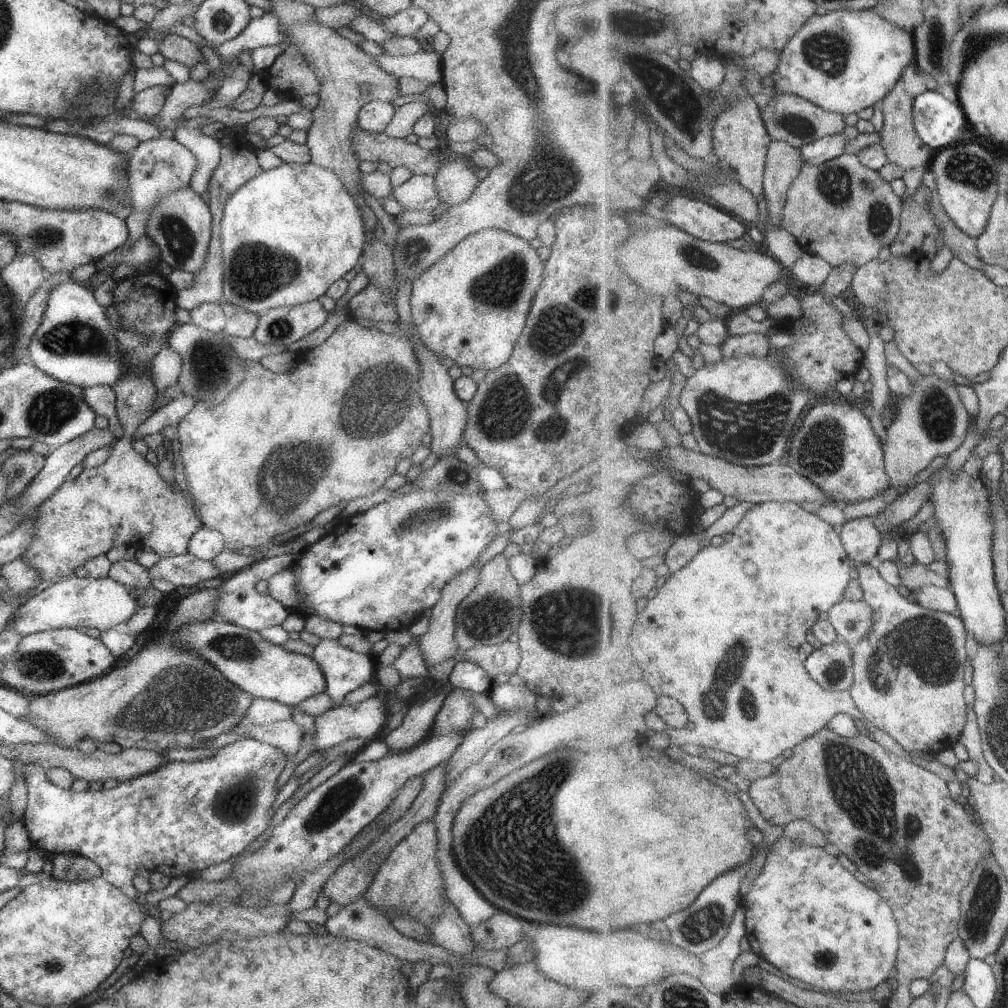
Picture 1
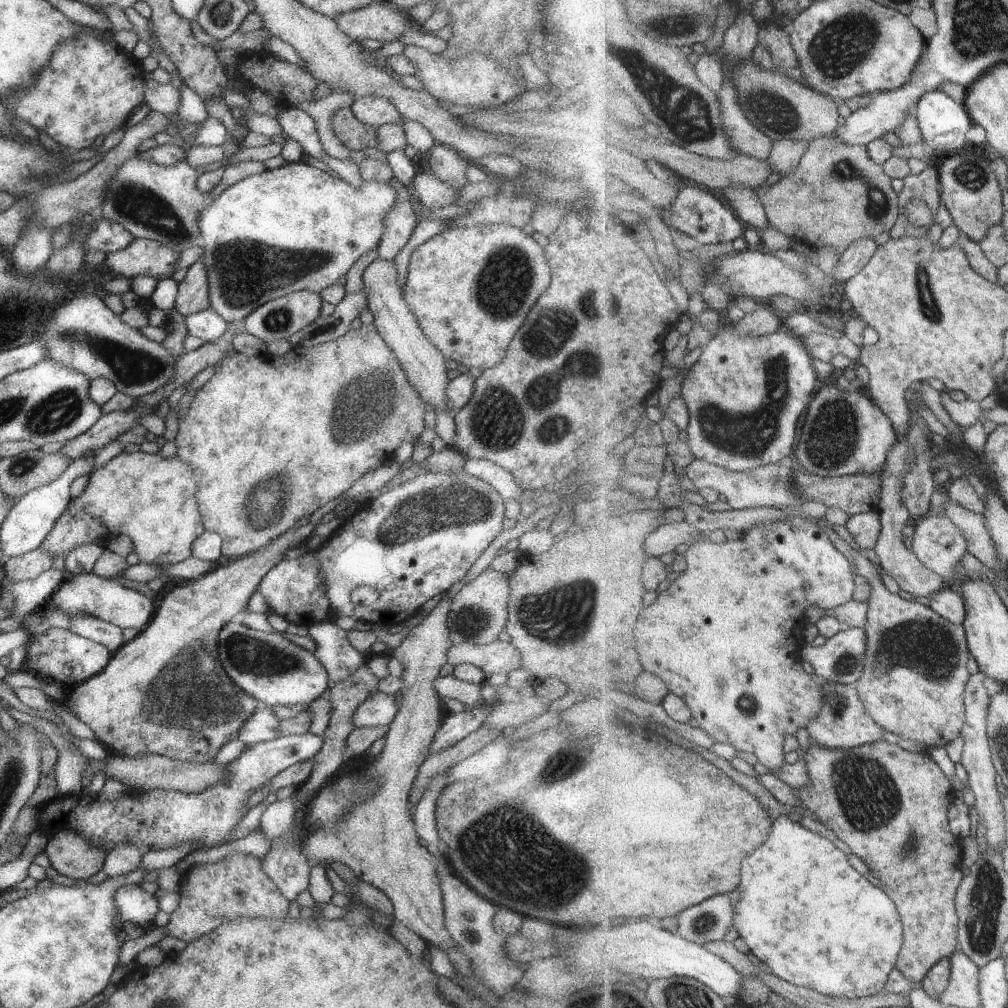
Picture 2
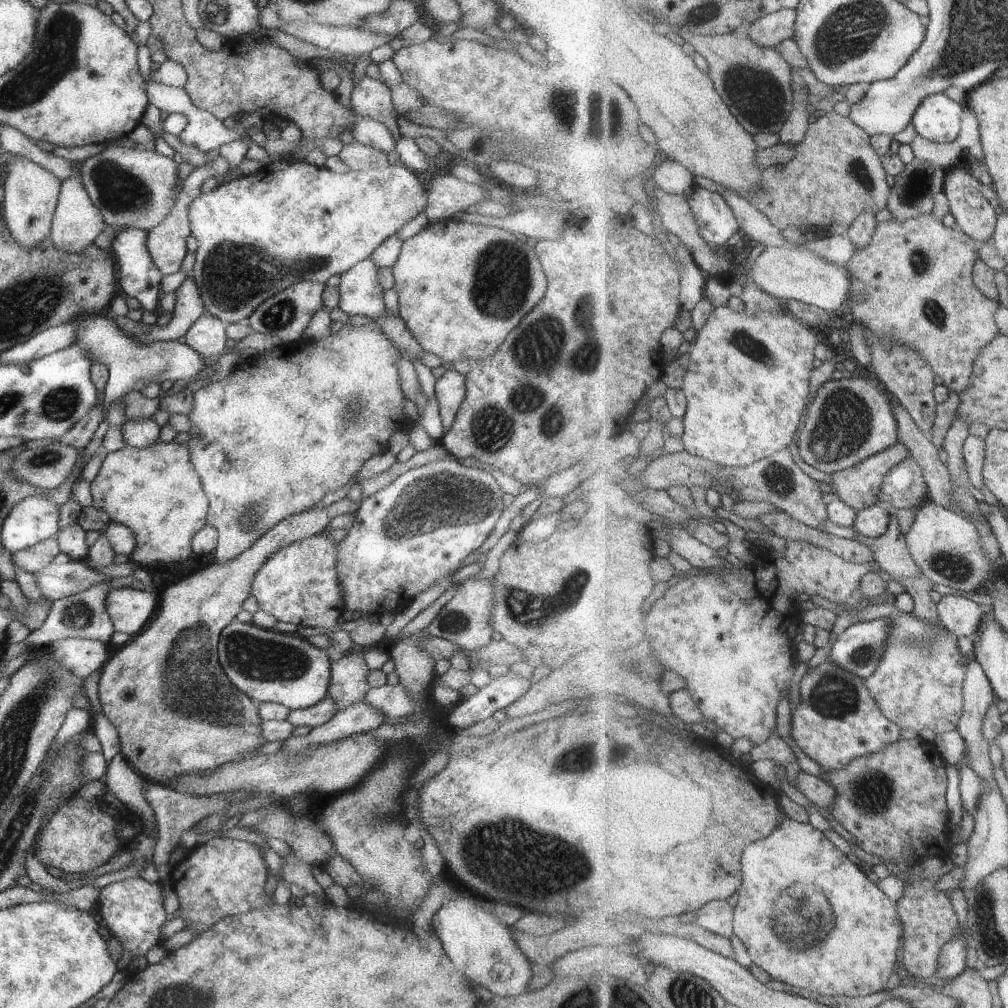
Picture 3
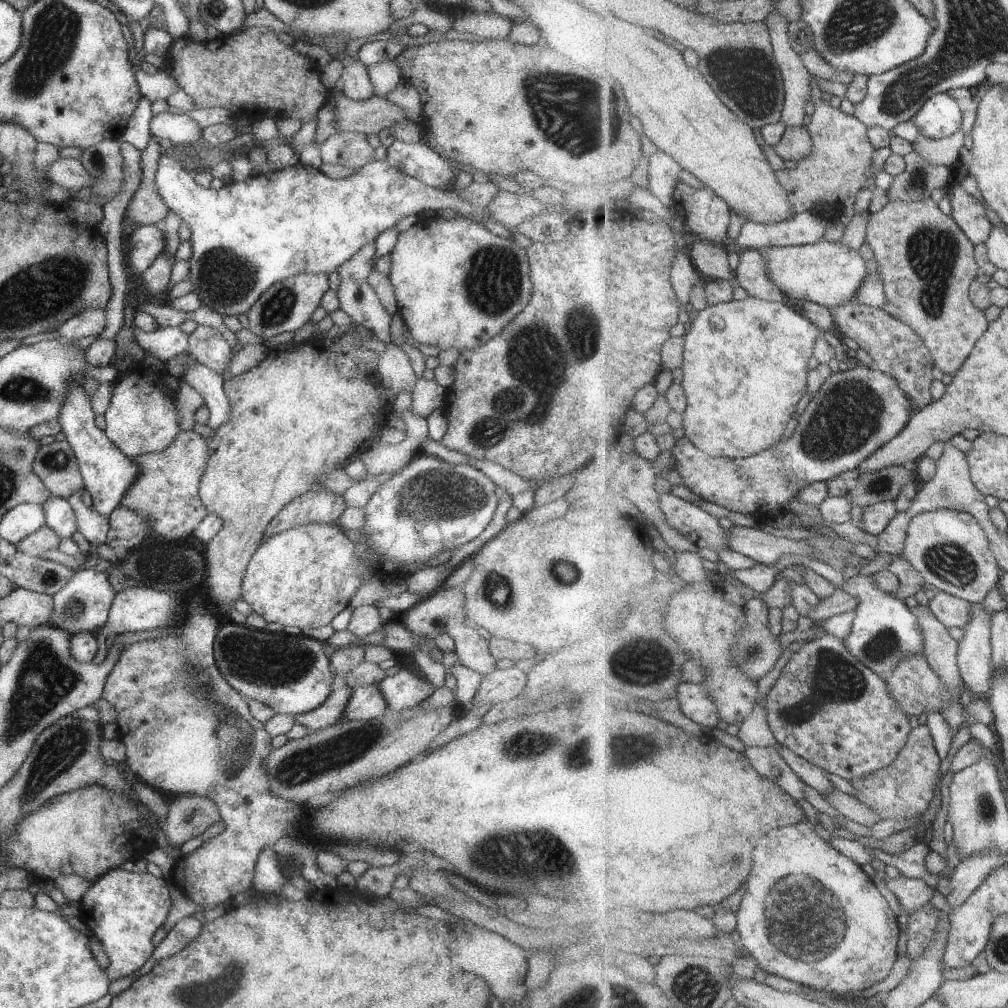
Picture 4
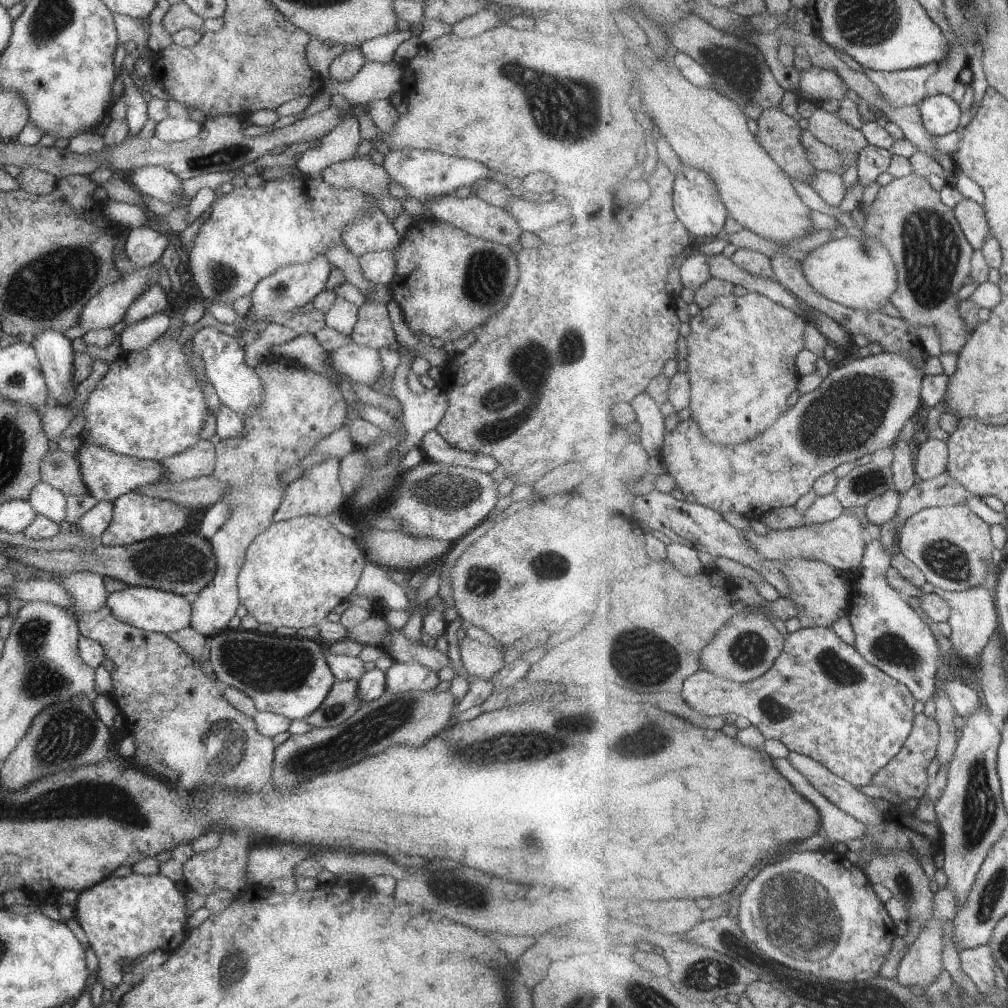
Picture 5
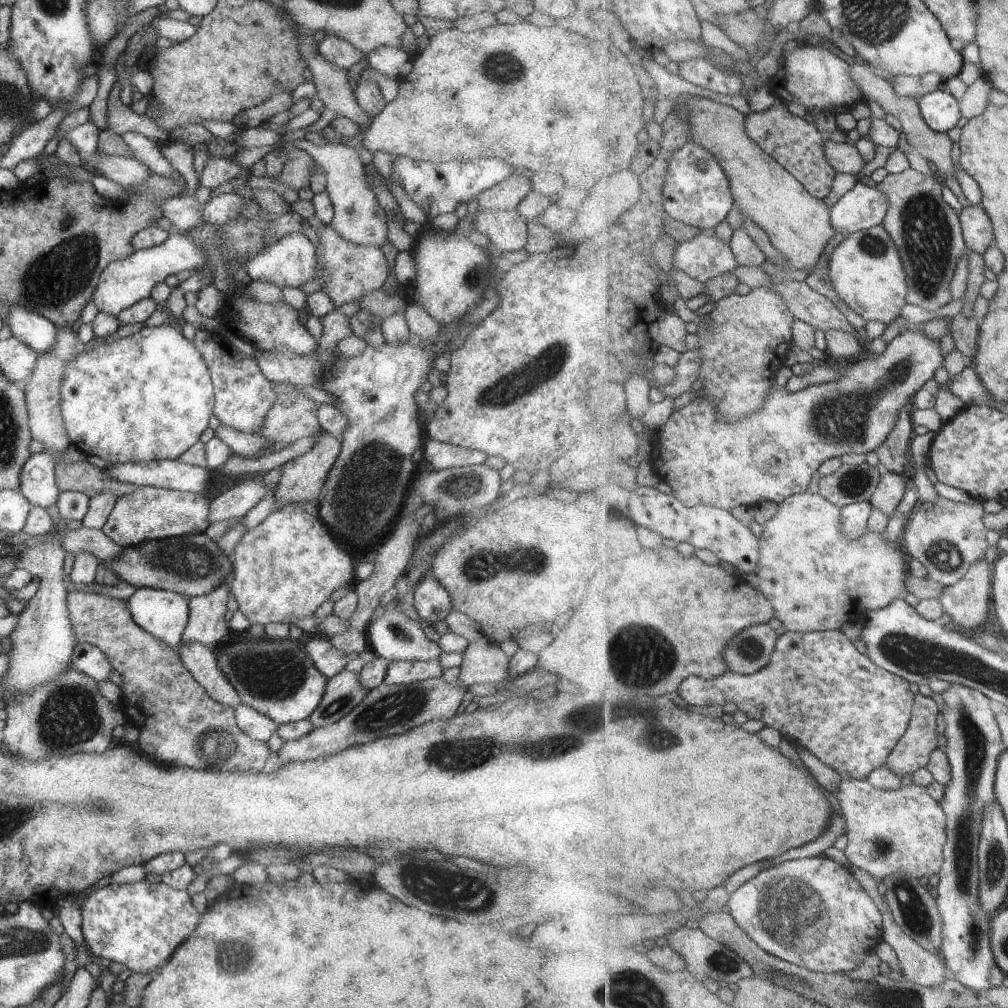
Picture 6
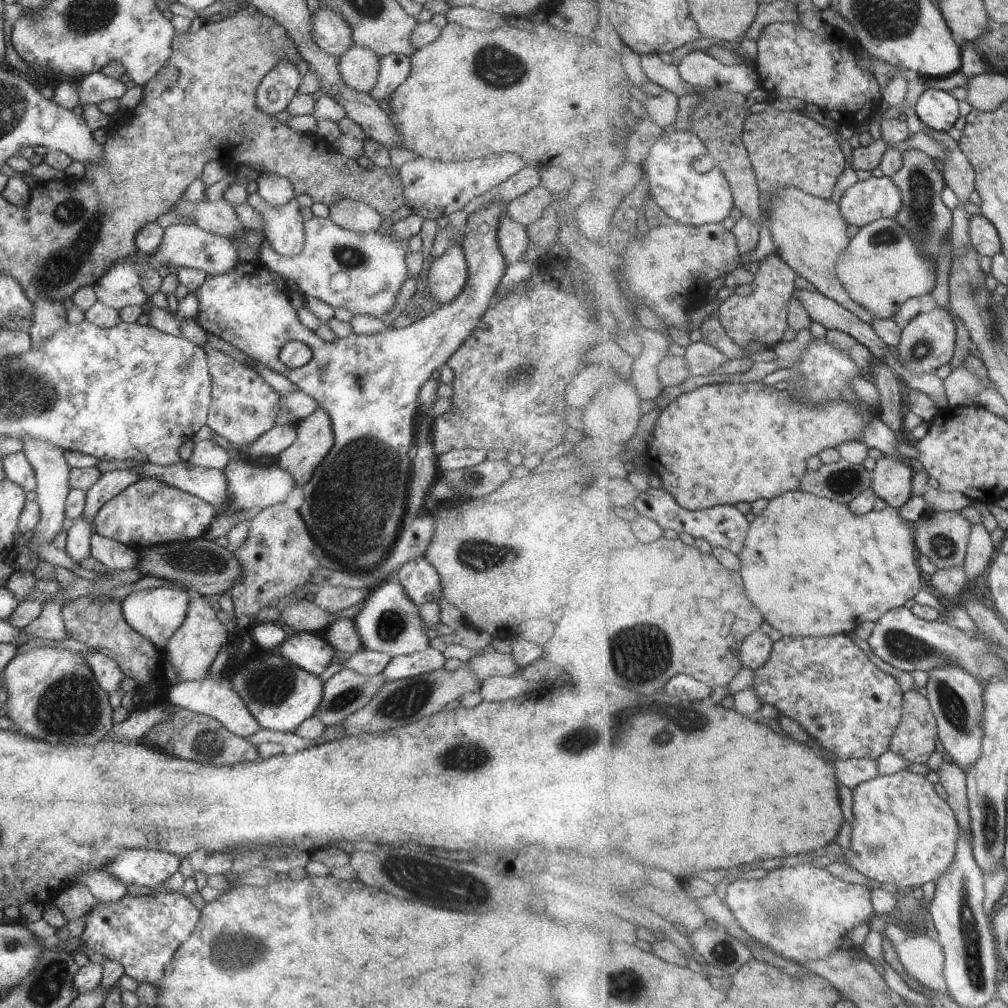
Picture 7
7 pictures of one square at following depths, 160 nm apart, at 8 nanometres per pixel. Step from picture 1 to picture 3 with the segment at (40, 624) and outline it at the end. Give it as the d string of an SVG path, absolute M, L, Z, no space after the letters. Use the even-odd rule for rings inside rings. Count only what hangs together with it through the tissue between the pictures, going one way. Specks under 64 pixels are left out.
M131 588L110 589L105 597L105 608L114 632L135 636L145 622L153 616L157 605L155 592L132 590Z

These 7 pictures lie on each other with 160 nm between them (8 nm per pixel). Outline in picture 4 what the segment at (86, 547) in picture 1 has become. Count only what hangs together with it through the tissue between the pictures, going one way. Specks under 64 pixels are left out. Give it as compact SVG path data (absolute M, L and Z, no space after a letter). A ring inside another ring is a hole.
M193 431L179 432L165 450L131 458L131 462L137 466L137 476L123 492L119 504L145 516L149 520L149 530L153 537L166 541L182 541L190 537L193 528L208 514L197 496L199 478L205 472L208 456L204 438Z

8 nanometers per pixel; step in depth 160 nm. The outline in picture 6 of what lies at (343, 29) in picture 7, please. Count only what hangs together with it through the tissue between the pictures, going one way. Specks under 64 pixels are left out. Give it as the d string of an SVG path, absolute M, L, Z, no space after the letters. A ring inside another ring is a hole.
M325 35L316 48L328 63L349 73L352 73L354 64L361 61L363 56L360 50L346 40L333 35Z

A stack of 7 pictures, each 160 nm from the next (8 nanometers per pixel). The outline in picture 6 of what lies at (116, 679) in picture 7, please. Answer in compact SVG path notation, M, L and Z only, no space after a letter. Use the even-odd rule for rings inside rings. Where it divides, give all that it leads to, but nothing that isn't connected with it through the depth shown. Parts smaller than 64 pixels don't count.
M75 643L70 655L70 666L77 672L90 676L95 682L107 680L112 668L102 650L89 643Z

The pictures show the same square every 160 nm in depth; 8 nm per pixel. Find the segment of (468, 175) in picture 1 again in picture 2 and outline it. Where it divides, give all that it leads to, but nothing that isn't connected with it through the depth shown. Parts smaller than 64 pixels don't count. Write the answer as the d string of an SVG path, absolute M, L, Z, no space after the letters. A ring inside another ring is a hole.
M434 143L429 152L429 166L433 175L453 188L461 189L465 181L465 168L470 162L463 160L458 153L450 147L440 143Z

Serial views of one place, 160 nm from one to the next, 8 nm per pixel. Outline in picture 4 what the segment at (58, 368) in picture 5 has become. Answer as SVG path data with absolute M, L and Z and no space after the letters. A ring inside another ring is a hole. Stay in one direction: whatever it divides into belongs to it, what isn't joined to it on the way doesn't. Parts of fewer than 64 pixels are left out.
M71 382L67 392L63 394L63 404L59 406L57 420L60 424L60 431L65 435L65 441L73 451L84 491L91 496L90 508L101 516L108 516L111 510L119 505L123 492L133 484L137 476L137 466L131 462L130 457L123 455L107 439L103 430L95 426L94 418L90 400L84 389L77 382Z

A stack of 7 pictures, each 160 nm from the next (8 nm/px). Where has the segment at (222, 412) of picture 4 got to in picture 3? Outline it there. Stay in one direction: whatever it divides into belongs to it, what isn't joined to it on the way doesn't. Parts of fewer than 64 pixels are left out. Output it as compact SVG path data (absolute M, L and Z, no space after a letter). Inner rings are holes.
M105 313L80 319L75 332L75 343L85 348L91 362L101 362L107 366L108 378L103 391L103 406L120 399L129 390L140 391L151 382L161 384L165 380L175 383L193 381L206 372L203 358L189 346L176 341L155 341L149 344L135 342L127 334L123 334Z

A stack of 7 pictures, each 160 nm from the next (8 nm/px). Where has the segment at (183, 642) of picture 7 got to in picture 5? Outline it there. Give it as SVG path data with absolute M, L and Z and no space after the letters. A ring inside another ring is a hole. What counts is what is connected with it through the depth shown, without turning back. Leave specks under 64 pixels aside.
M268 355L265 359L258 362L253 370L255 374L259 377L259 384L262 384L262 399L260 400L259 406L257 408L250 408L250 411L247 411L245 415L241 416L241 431L239 431L239 436L235 438L222 438L214 445L215 451L215 462L213 465L213 472L208 476L215 478L222 483L223 486L228 485L230 490L222 494L219 500L227 503L230 506L230 511L228 512L228 517L225 519L225 522L208 538L209 544L211 545L211 550L213 551L213 557L215 558L215 568L214 574L211 577L211 580L194 596L191 597L190 603L190 624L189 626L198 632L201 636L210 637L219 631L225 630L227 622L231 620L231 617L235 615L235 608L239 606L240 602L238 599L238 592L236 587L236 576L238 575L238 570L243 564L246 548L251 544L251 541L260 533L263 532L272 522L271 515L277 510L279 503L282 501L282 492L287 486L283 484L279 478L279 473L285 472L288 467L295 466L299 459L310 454L314 444L317 444L321 438L331 434L334 430L338 429L340 426L344 425L345 420L345 401L343 400L343 395L327 377L323 375L314 373L313 371L307 370L296 364L294 361L287 359L286 357L279 357L275 355Z

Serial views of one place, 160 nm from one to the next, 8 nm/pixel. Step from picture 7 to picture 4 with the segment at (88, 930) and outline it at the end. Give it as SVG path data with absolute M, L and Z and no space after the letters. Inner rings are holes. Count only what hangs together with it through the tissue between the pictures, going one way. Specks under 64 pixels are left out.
M111 869L90 884L79 901L78 917L104 949L109 960L104 970L109 982L134 974L151 957L151 940L158 936L169 908L167 881L147 873Z

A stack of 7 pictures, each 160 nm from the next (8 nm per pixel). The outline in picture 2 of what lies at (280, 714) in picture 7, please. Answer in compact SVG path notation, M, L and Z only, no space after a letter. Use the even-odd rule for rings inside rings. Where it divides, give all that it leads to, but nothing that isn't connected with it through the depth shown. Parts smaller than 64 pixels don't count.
M225 624L217 636L217 657L228 678L267 707L272 705L308 706L328 689L328 675L314 655L295 646L280 633L258 632L241 624Z

